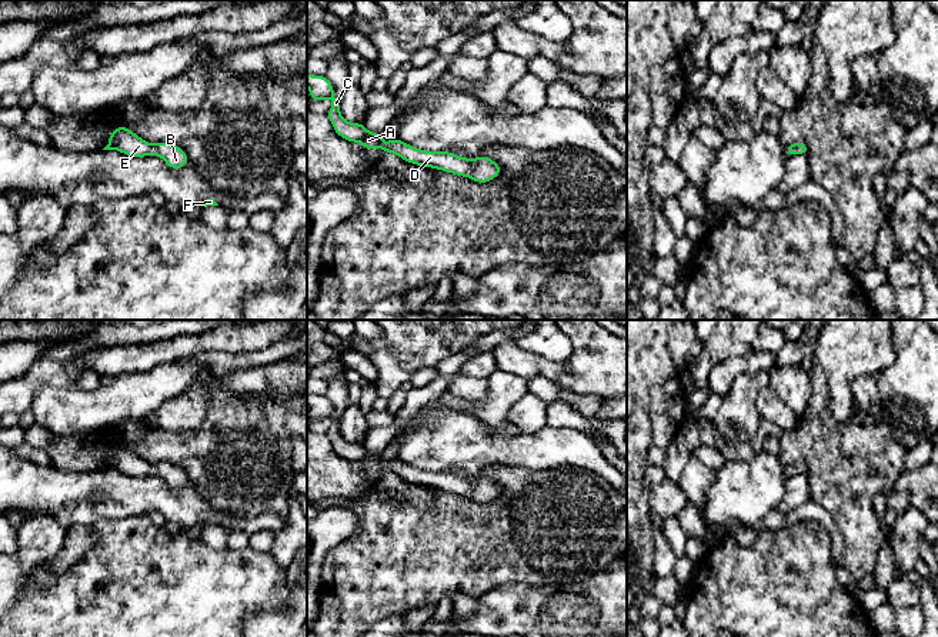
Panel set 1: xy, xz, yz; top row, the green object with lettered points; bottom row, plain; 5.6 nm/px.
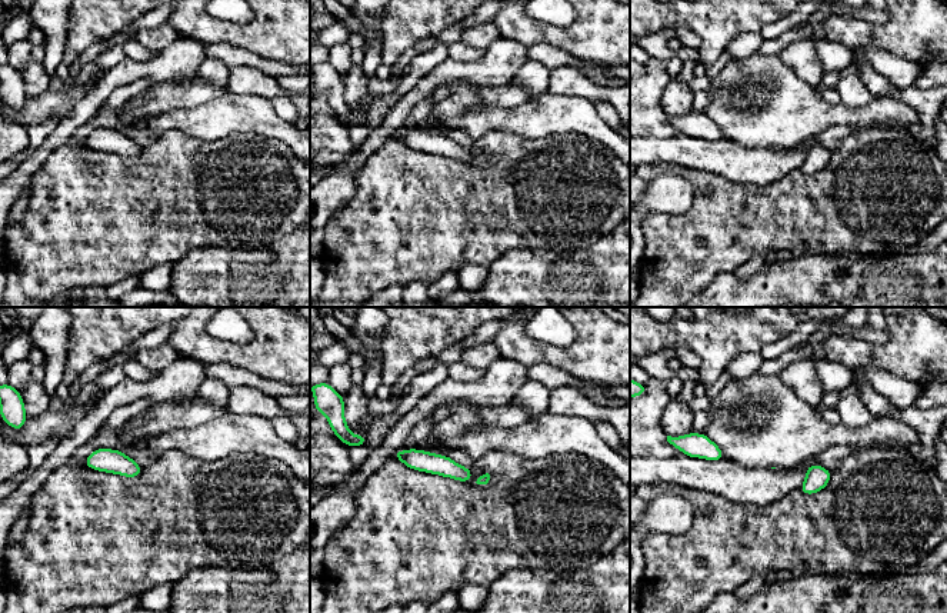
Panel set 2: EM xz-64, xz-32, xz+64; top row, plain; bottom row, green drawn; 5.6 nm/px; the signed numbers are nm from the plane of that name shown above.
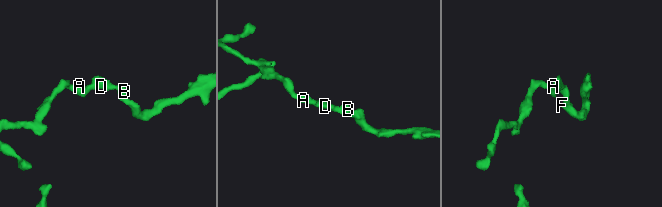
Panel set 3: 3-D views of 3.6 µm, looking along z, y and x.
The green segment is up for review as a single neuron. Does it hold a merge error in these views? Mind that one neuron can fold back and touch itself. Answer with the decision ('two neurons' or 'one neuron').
one neuron

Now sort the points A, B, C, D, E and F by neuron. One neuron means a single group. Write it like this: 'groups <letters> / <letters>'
groups A B C D E F

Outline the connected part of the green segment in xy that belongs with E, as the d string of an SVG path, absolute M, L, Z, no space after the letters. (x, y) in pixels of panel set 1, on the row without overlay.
M120 446L111 451L109 464L103 470L118 470L126 476L146 477L156 474L161 477L170 488L181 488L188 483L186 471L171 463L156 463L151 464L130 448Z

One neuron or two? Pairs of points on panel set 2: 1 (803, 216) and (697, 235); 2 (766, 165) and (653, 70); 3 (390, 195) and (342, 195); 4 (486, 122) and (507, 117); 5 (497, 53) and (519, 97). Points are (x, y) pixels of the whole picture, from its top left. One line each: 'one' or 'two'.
1: one
2: one
3: two
4: one
5: two

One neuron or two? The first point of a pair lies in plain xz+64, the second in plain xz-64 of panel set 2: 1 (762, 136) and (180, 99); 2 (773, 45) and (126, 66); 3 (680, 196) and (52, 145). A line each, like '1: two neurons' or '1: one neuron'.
1: two neurons
2: two neurons
3: one neuron

